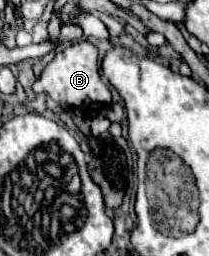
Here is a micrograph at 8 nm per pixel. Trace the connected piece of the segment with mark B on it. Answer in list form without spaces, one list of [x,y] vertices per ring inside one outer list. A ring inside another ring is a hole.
[[[90,40],[74,42],[60,52],[56,52],[54,60],[44,68],[42,76],[36,80],[36,92],[48,94],[58,104],[68,104],[74,108],[88,108],[92,102],[110,104],[110,90],[100,78],[100,66],[98,66],[98,48]]]

